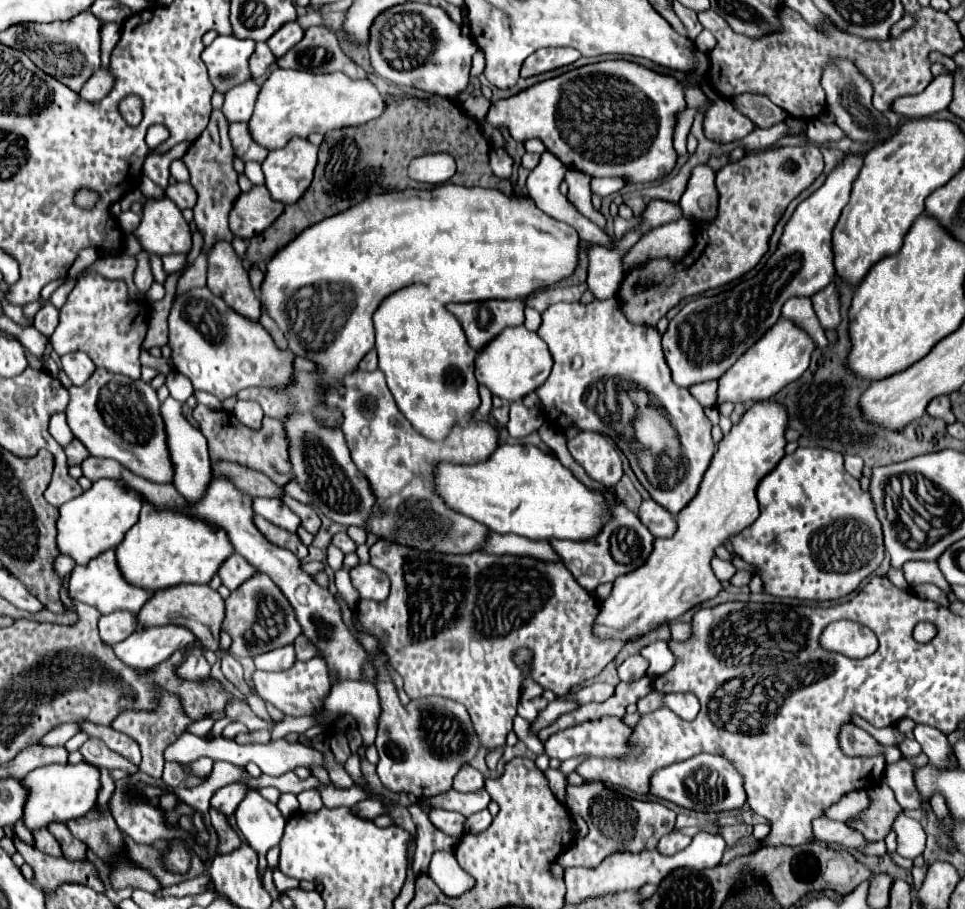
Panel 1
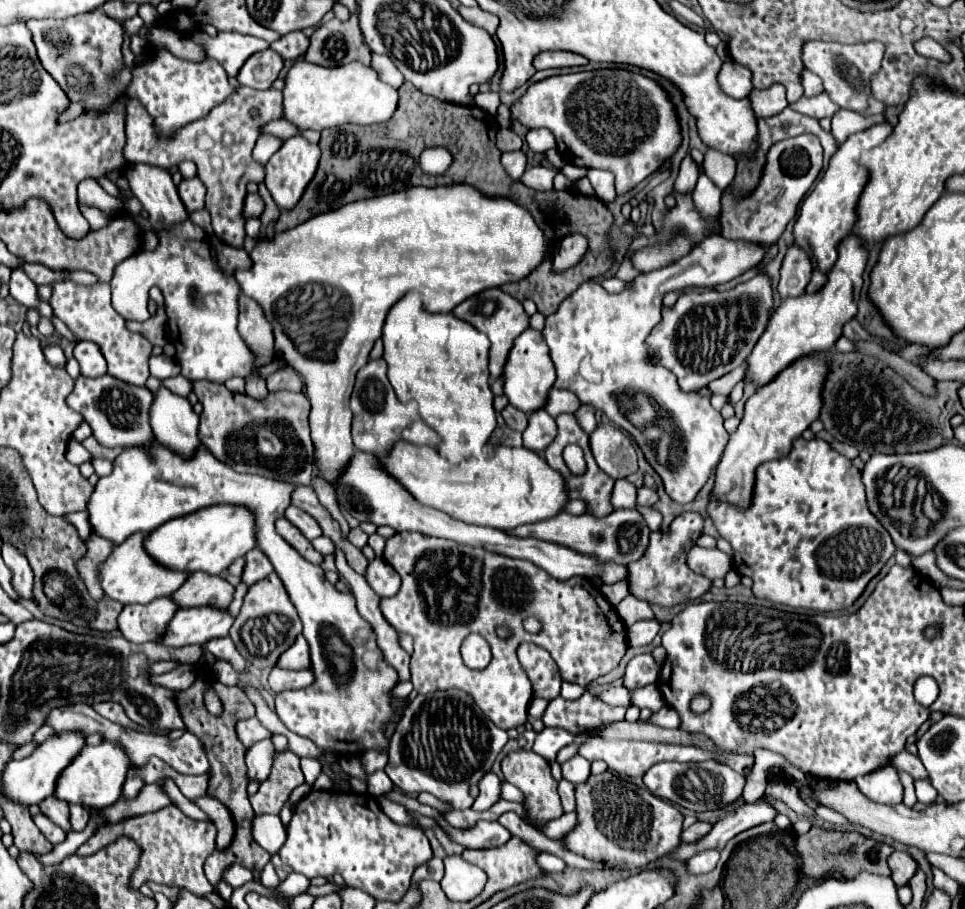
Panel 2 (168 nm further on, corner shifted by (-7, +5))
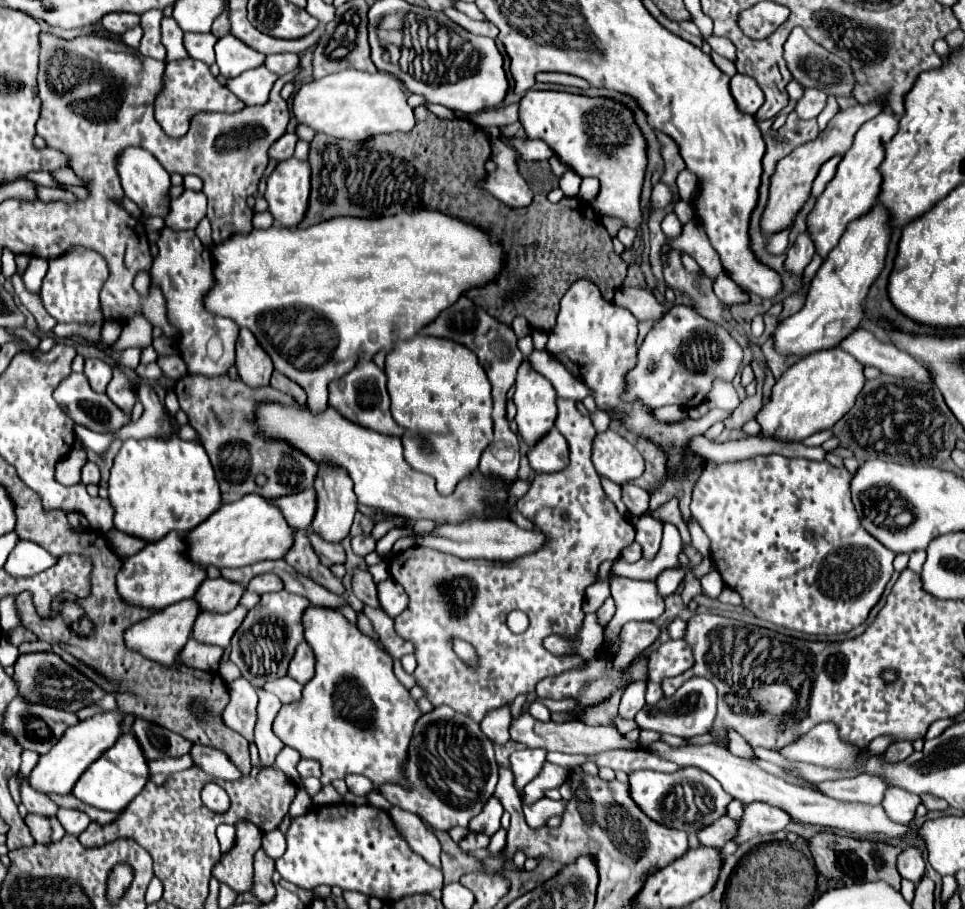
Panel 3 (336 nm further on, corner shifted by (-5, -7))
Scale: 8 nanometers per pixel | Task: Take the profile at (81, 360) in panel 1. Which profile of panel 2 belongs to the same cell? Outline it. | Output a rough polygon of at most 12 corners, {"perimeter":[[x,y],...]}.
{"perimeter":[[79,342],[75,358],[81,374],[103,376],[107,362],[95,342]]}

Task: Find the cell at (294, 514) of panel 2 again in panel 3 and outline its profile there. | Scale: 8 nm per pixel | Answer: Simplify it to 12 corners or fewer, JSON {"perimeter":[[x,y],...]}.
{"perimeter":[[311,528],[307,538],[325,566],[345,562],[341,544],[331,544]]}

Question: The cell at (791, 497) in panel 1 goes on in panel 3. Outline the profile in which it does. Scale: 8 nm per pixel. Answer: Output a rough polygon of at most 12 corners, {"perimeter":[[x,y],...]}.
{"perimeter":[[829,462],[705,464],[691,514],[757,618],[845,634],[895,554]]}

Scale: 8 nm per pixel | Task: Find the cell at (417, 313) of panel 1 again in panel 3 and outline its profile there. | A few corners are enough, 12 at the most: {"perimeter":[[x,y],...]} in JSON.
{"perimeter":[[417,334],[387,352],[405,460],[451,494],[493,440],[475,352]]}

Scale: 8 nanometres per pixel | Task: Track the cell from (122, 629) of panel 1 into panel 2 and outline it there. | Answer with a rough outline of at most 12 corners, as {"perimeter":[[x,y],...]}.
{"perimeter":[[169,598],[129,604],[119,632],[135,644],[159,642],[179,606]]}

